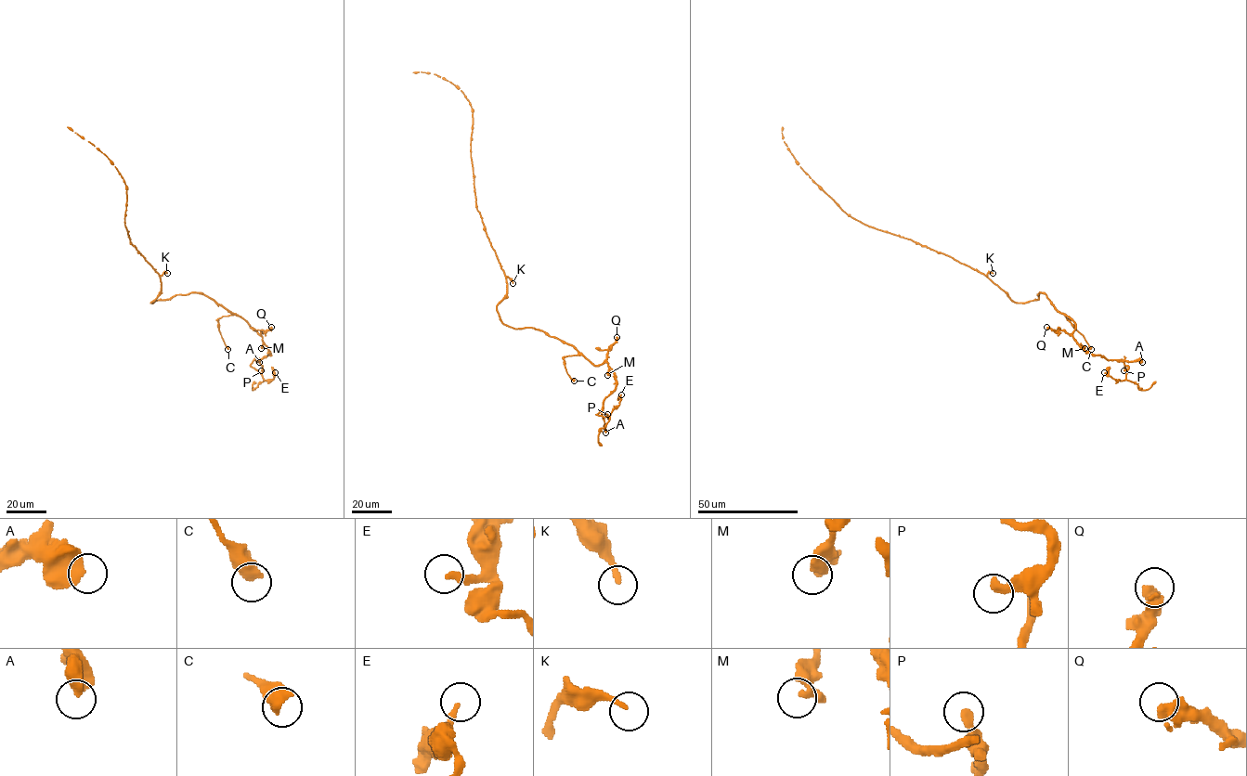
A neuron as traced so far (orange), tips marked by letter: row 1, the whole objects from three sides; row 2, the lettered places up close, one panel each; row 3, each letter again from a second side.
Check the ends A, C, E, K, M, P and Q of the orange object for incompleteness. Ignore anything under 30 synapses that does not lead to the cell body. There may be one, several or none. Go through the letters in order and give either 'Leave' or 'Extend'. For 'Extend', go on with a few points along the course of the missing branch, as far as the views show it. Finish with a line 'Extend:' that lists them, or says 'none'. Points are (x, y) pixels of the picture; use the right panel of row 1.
A: Leave
C: Leave
E: Leave
K: Leave
M: Leave
P: Leave
Q: Extend. Course of what is missing: (1046, 327), (1038, 326), (1039, 335), (1032, 323)
Extend: Q

